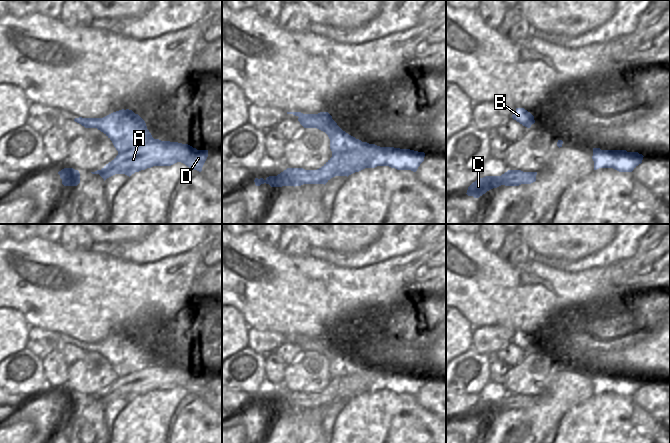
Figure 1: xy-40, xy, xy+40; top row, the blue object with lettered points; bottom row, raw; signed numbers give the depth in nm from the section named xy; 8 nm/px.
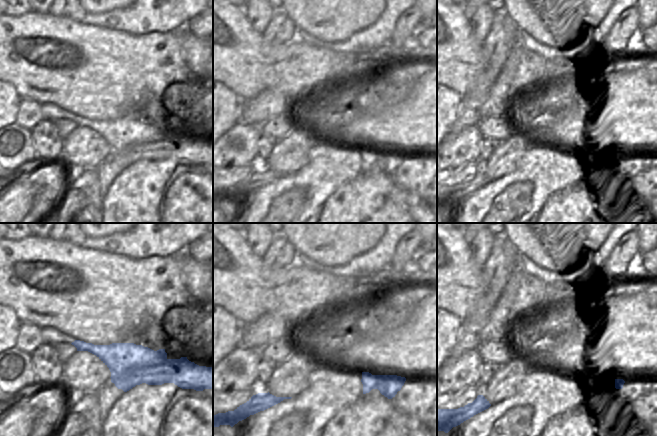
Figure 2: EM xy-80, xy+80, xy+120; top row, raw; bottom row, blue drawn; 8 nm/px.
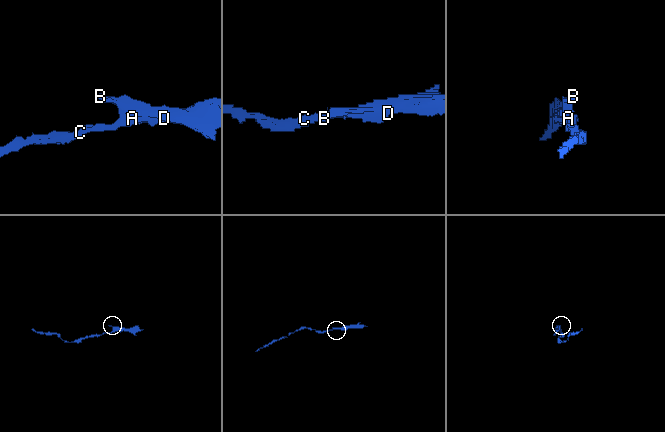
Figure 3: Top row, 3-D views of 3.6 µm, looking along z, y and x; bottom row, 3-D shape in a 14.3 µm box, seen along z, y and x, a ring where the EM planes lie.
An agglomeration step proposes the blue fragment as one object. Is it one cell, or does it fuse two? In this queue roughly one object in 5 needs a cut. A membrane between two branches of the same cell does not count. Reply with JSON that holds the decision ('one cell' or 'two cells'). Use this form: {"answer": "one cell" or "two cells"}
{"answer": "one cell"}

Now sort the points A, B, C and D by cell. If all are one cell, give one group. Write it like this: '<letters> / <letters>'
A B C D

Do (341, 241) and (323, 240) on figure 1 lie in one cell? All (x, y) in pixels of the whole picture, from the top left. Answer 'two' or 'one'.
one

